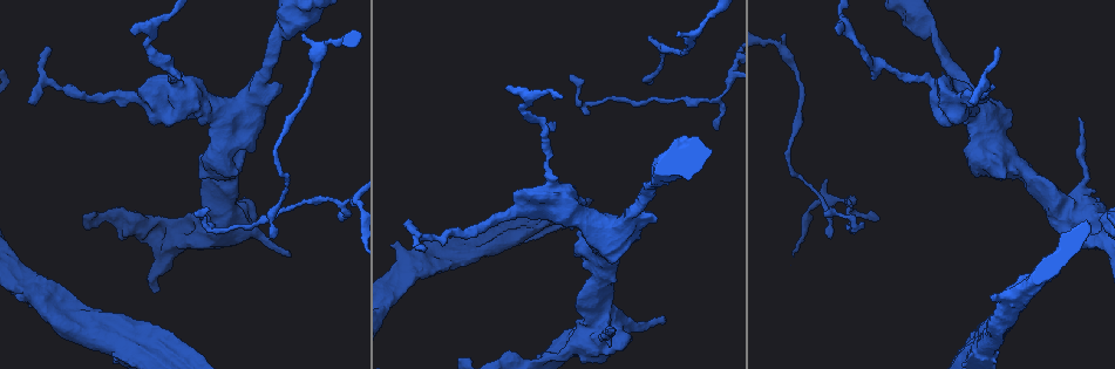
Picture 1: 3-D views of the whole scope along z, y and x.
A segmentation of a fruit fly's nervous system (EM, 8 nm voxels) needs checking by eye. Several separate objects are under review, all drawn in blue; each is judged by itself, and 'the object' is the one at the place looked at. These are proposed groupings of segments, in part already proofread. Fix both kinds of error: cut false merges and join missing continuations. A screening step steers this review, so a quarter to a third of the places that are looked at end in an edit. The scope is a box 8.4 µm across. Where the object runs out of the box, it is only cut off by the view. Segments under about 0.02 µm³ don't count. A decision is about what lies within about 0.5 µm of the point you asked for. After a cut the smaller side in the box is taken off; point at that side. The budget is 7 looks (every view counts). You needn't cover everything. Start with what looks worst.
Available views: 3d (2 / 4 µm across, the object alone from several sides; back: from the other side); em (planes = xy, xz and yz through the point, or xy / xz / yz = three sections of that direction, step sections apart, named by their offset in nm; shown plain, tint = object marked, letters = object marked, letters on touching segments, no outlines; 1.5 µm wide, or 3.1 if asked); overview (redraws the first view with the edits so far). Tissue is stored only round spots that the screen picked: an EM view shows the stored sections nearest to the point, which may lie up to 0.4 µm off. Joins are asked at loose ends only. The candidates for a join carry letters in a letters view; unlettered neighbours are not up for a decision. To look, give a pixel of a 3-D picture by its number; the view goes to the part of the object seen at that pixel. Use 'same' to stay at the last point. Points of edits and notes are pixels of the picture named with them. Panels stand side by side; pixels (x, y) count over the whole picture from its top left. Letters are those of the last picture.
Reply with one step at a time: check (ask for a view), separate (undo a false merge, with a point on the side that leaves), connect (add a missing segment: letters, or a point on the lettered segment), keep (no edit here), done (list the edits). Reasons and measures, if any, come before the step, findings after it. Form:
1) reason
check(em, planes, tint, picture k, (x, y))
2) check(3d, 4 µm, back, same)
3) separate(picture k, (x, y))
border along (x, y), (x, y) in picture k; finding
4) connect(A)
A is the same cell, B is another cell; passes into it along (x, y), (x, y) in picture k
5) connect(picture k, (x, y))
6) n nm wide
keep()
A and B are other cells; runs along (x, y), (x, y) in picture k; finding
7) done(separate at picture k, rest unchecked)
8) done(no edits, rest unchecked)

check(em, planes, letters, picture 1, (874, 220))

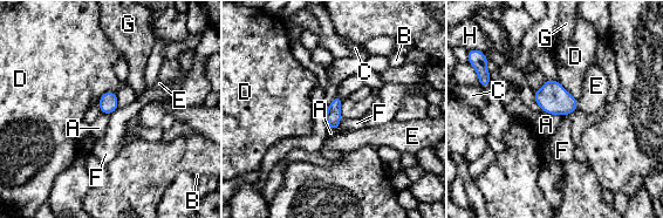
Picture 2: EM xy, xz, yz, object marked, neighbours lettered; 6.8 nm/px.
keep()
A, B, C, D, E, F, G and H are other cells; border along (545, 111), (562, 116) in picture 2; none of them fits

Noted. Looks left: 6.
thin end
check(3d, 4 µm, picture 1, (996, 49))

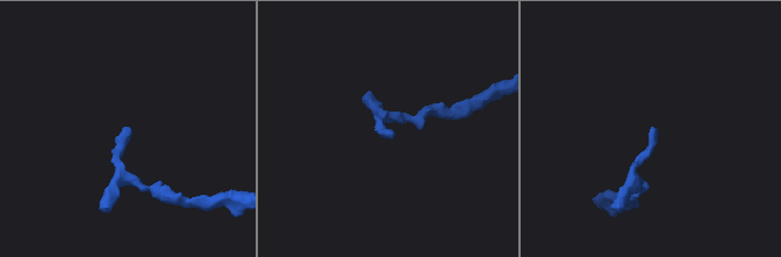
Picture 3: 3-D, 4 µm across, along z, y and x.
now the EM
check(em, planes, letters, picture 3, (651, 133))

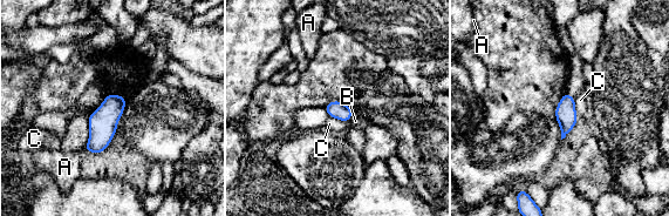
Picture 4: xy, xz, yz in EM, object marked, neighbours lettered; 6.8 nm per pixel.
C touches over 140 nm
keep()
A, B and C are other cells; border along (329, 115), (347, 123) in picture 4; none of them fits

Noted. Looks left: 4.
an open end
check(em, planes, letters, picture 1, (281, 84))

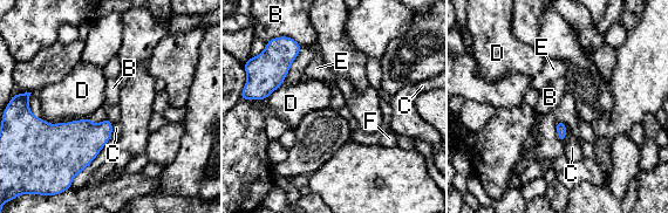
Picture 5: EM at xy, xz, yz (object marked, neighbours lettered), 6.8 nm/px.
keep()
B, C, D, E and F are other cells; none of them fits

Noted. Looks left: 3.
done(no edits, rest unchecked)

